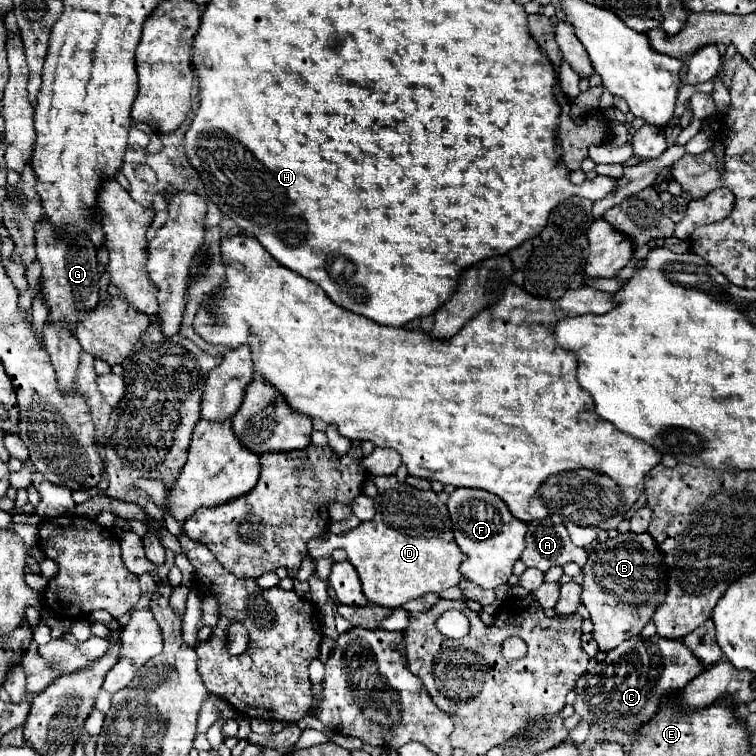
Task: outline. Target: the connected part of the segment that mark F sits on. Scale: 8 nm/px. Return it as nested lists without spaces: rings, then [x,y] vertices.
[[[455,488],[455,492],[449,494],[447,508],[453,522],[455,542],[467,554],[461,564],[463,578],[479,584],[481,588],[499,588],[507,584],[513,574],[513,564],[525,550],[527,524],[517,520],[499,496],[479,488]]]

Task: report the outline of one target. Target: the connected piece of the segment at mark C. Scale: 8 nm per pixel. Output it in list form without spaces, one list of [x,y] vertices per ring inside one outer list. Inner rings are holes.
[[[657,634],[651,638],[633,636],[609,652],[605,662],[597,664],[577,680],[575,712],[589,724],[599,724],[601,728],[637,732],[637,728],[649,722],[655,714],[659,698],[679,692],[705,668],[707,664],[701,664],[681,640],[669,640]]]

